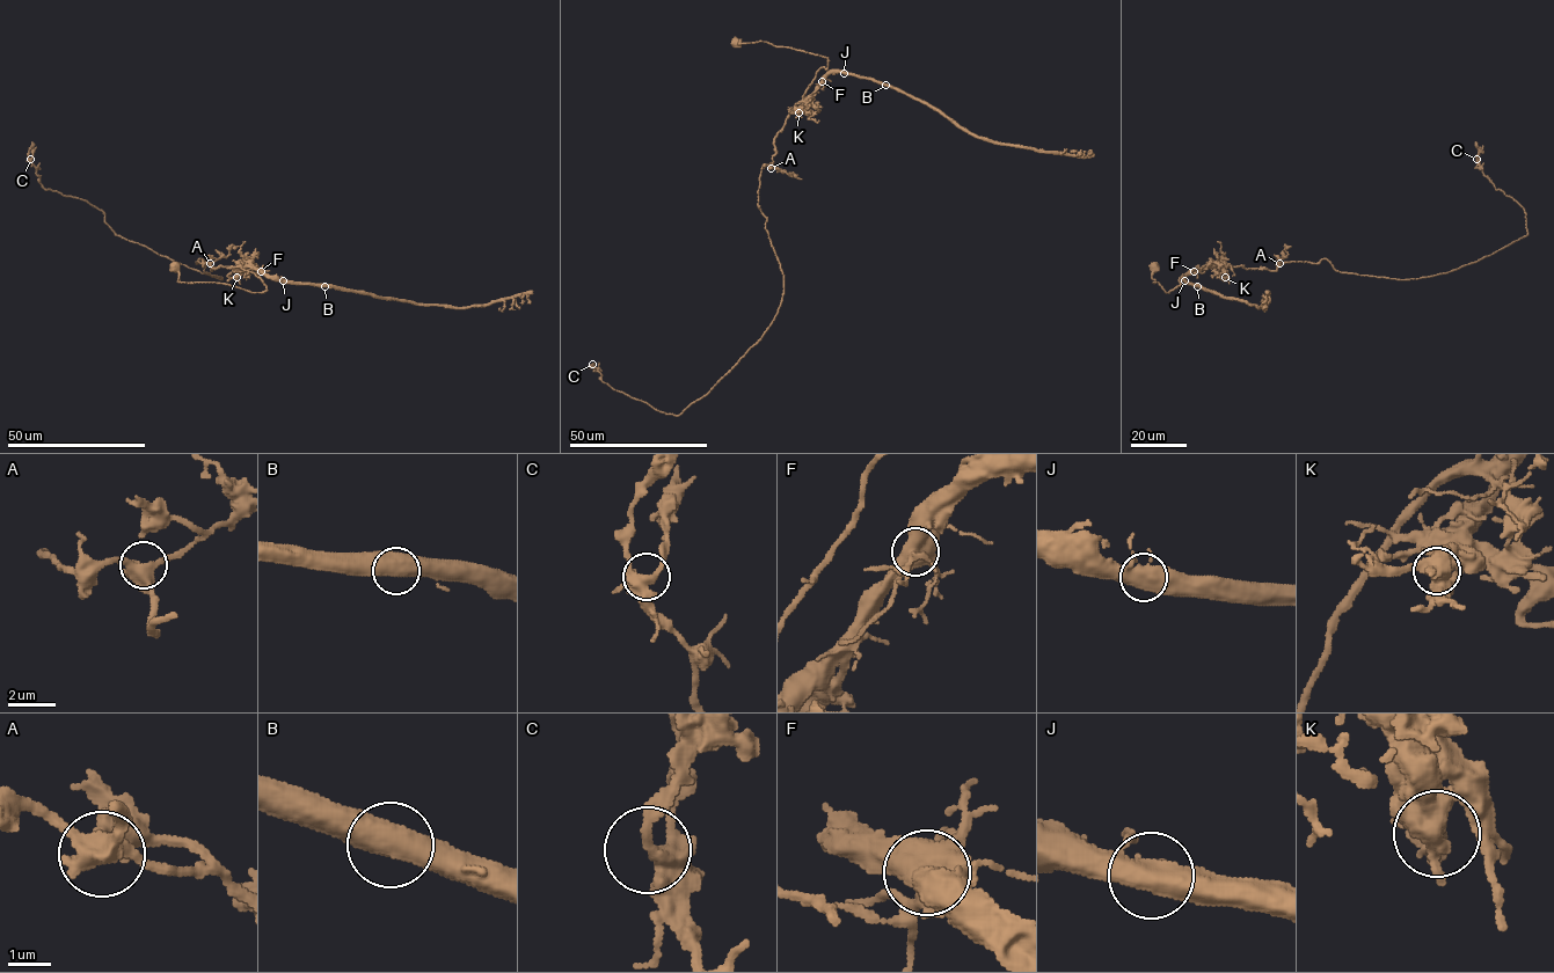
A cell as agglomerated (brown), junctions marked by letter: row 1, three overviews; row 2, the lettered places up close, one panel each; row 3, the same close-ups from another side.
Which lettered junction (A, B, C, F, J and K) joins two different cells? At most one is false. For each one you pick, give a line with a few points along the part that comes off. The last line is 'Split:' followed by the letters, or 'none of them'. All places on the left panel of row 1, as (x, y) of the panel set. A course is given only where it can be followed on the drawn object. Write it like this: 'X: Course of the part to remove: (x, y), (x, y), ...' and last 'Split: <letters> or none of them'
F: Course of the part to remove: (261, 270), (196, 262), (223, 279), (117, 235), (101, 210), (42, 185), (33, 141)
Split: F

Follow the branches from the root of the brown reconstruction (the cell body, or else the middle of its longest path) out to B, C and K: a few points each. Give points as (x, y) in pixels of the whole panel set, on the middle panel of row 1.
B: (736, 43), (766, 42), (825, 57), (827, 67), (816, 73), (804, 101), (830, 73), (870, 78), (885, 85)
C: (736, 43), (827, 59), (759, 177), (758, 207), (783, 275), (778, 312), (678, 415), (613, 389), (592, 364)
K: (736, 43), (766, 42), (827, 59), (827, 67), (822, 67), (816, 73), (799, 112)

